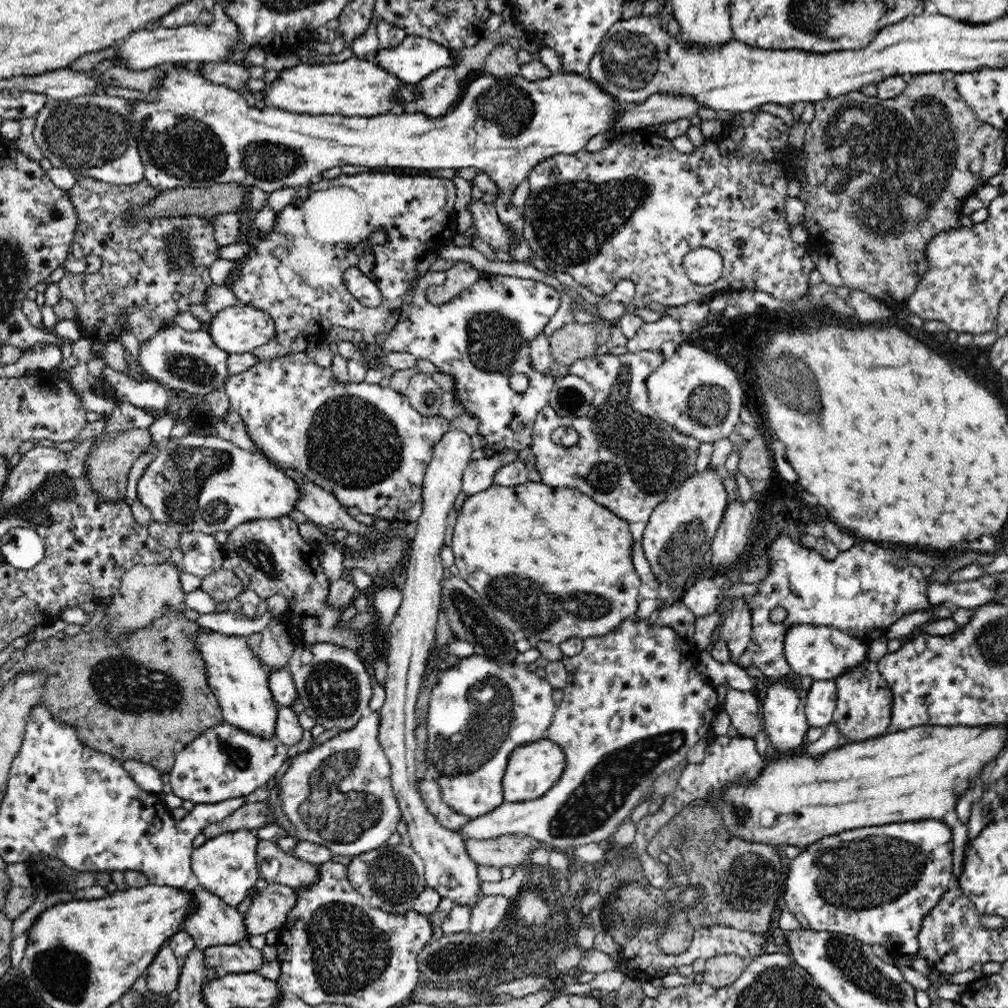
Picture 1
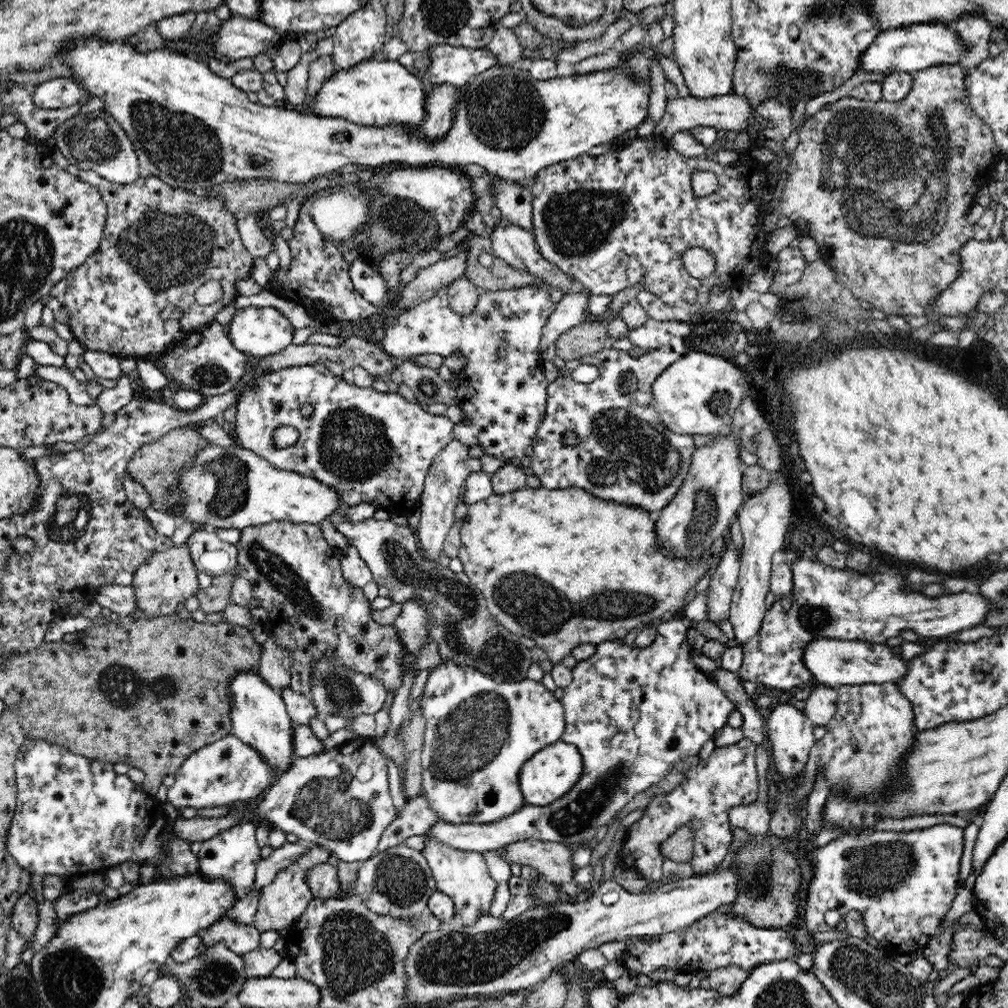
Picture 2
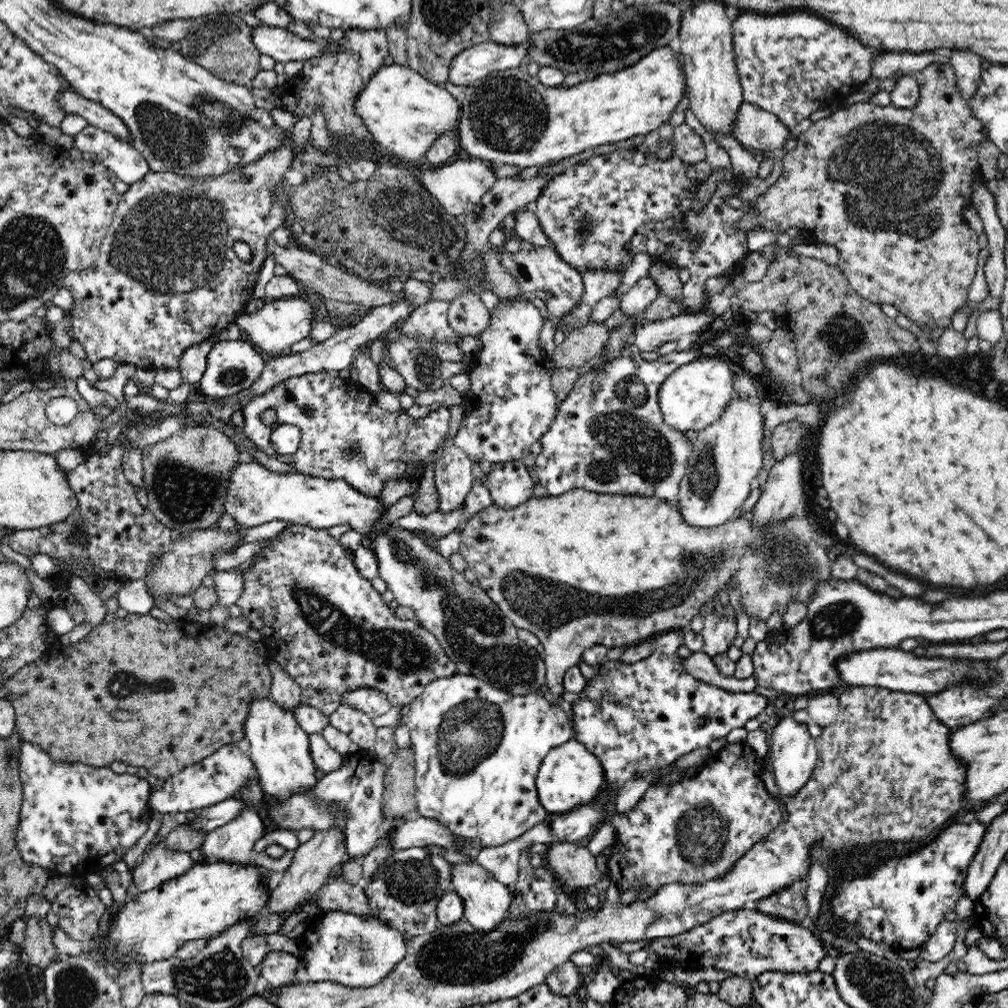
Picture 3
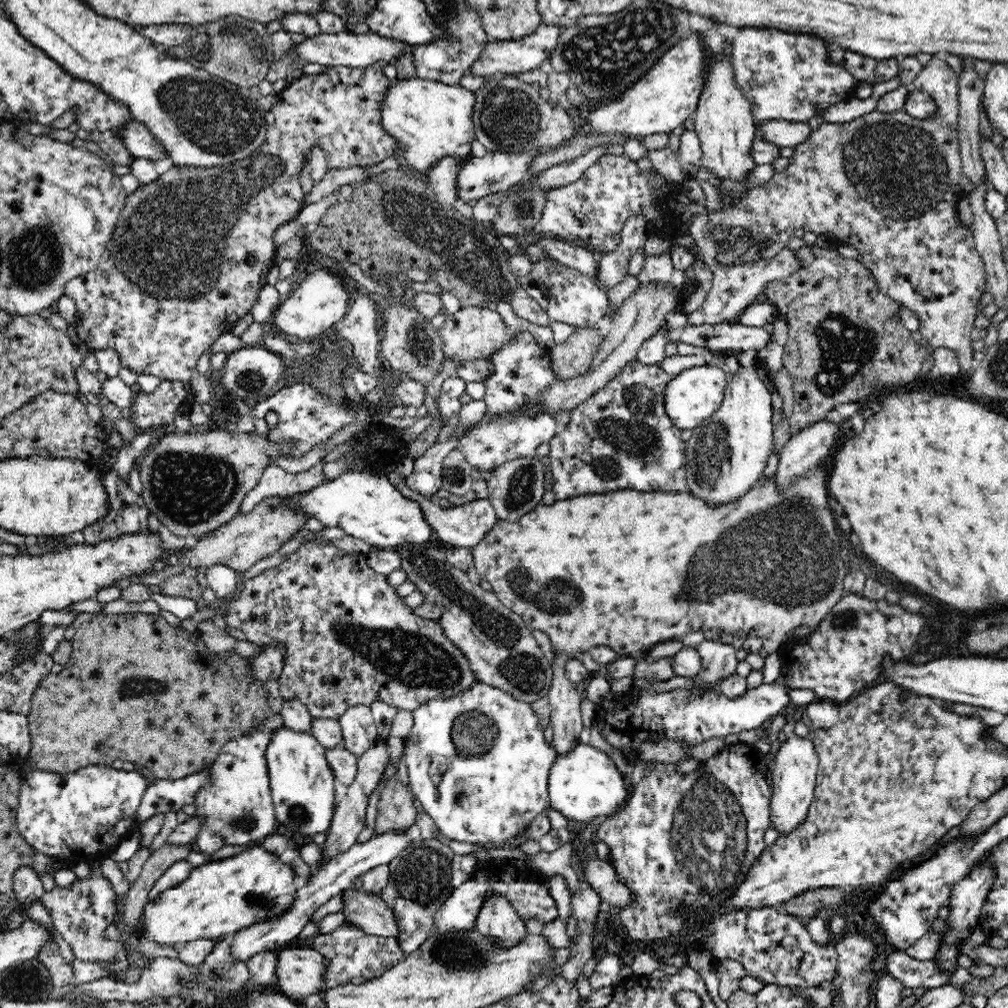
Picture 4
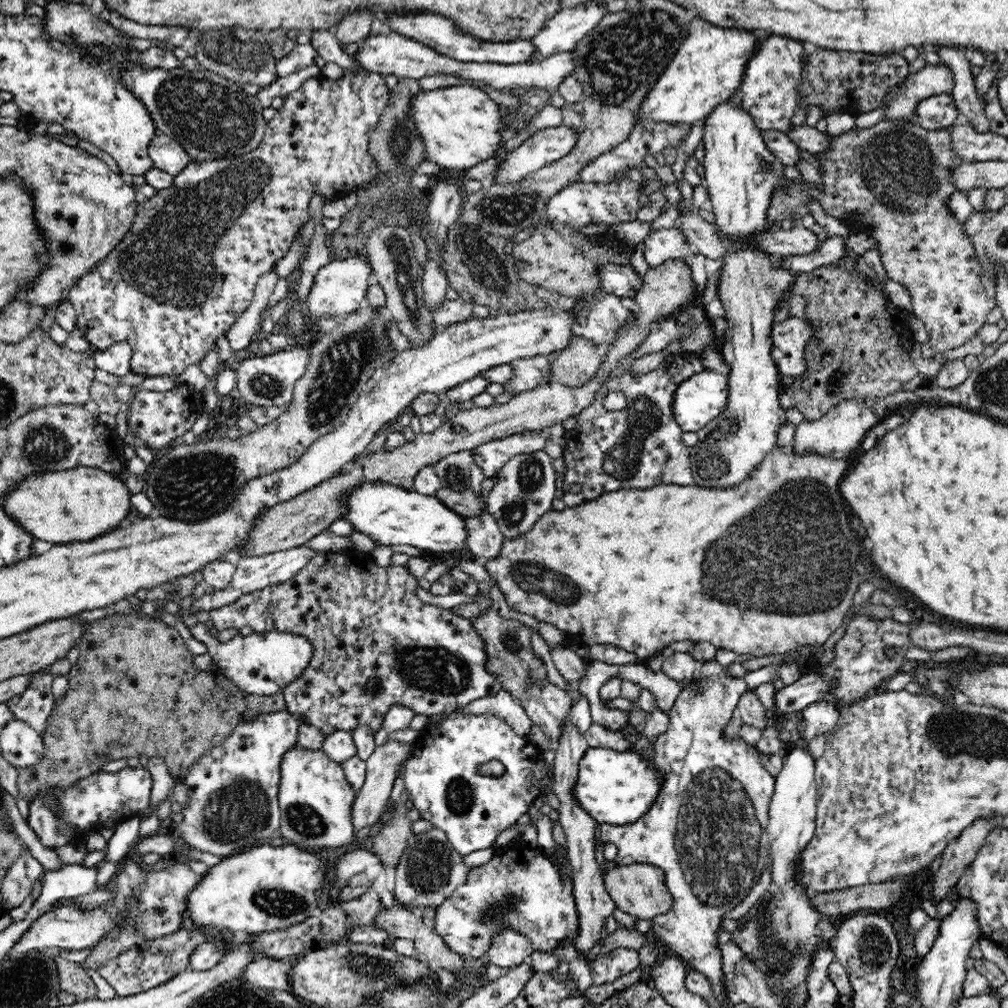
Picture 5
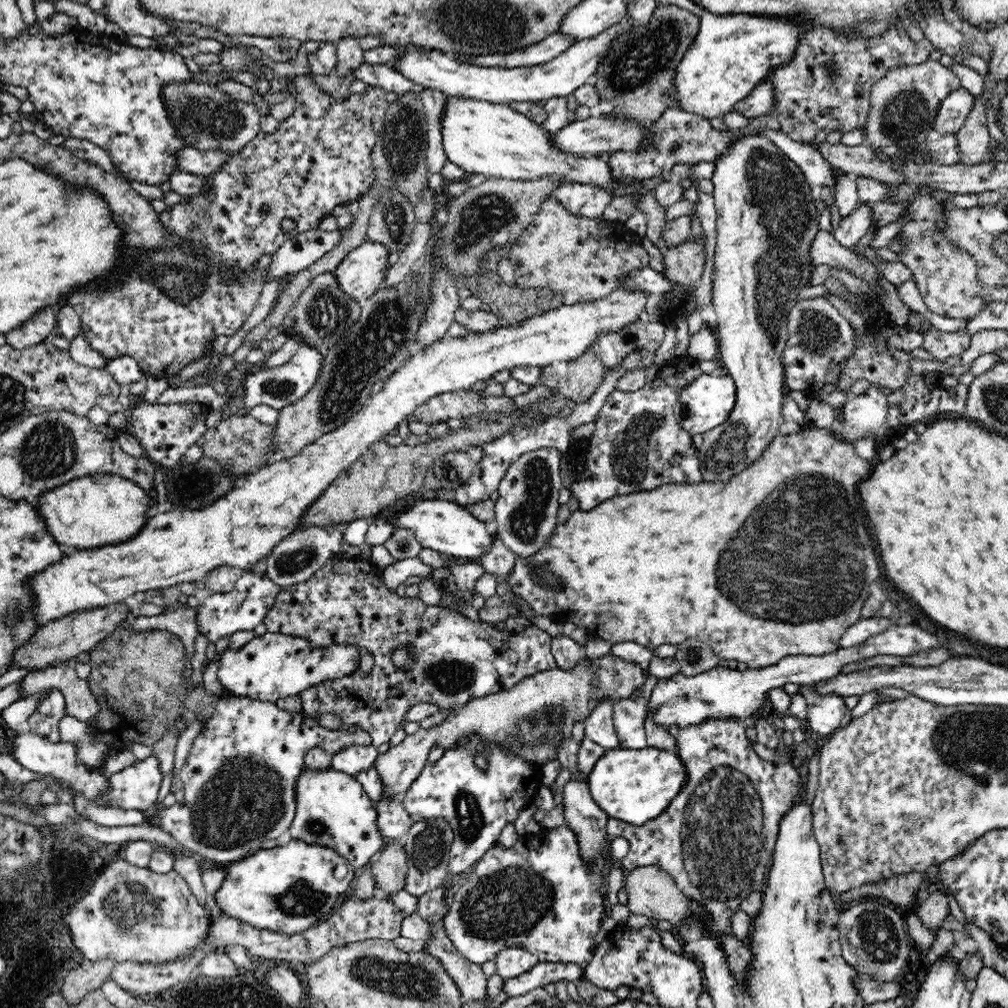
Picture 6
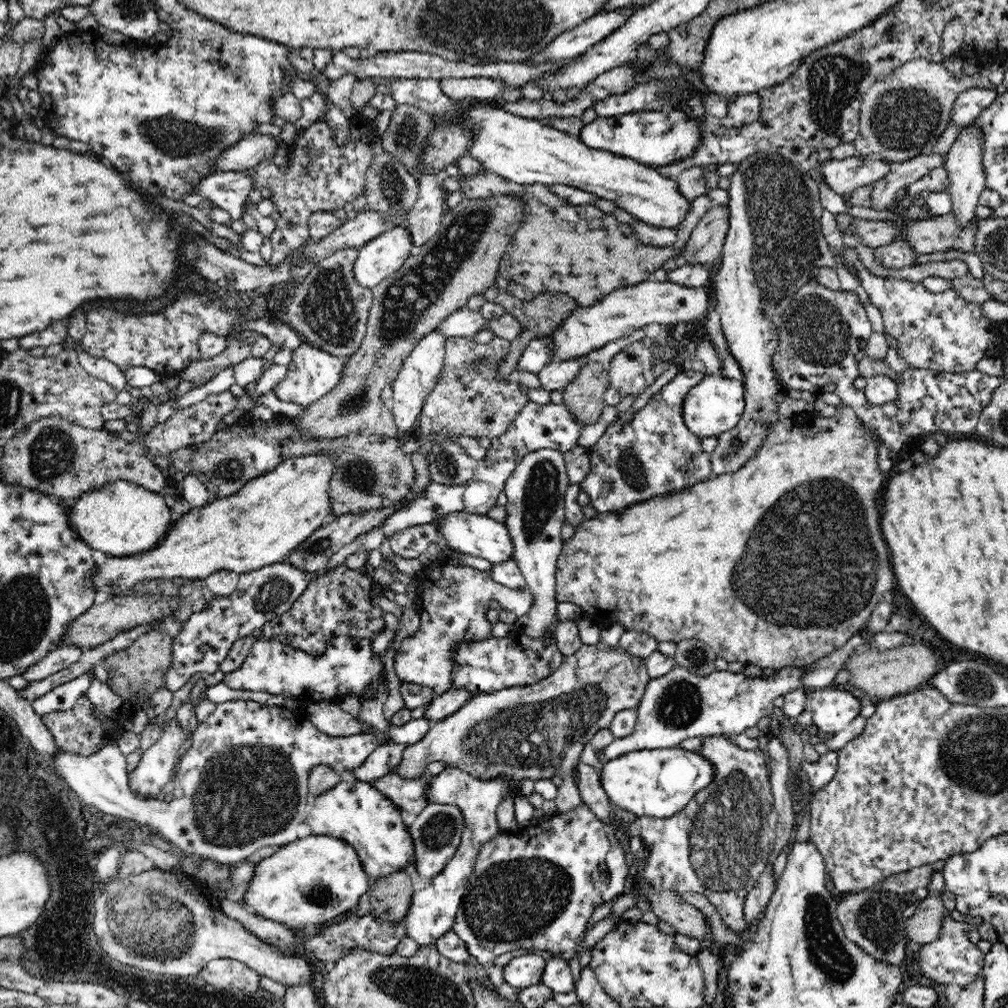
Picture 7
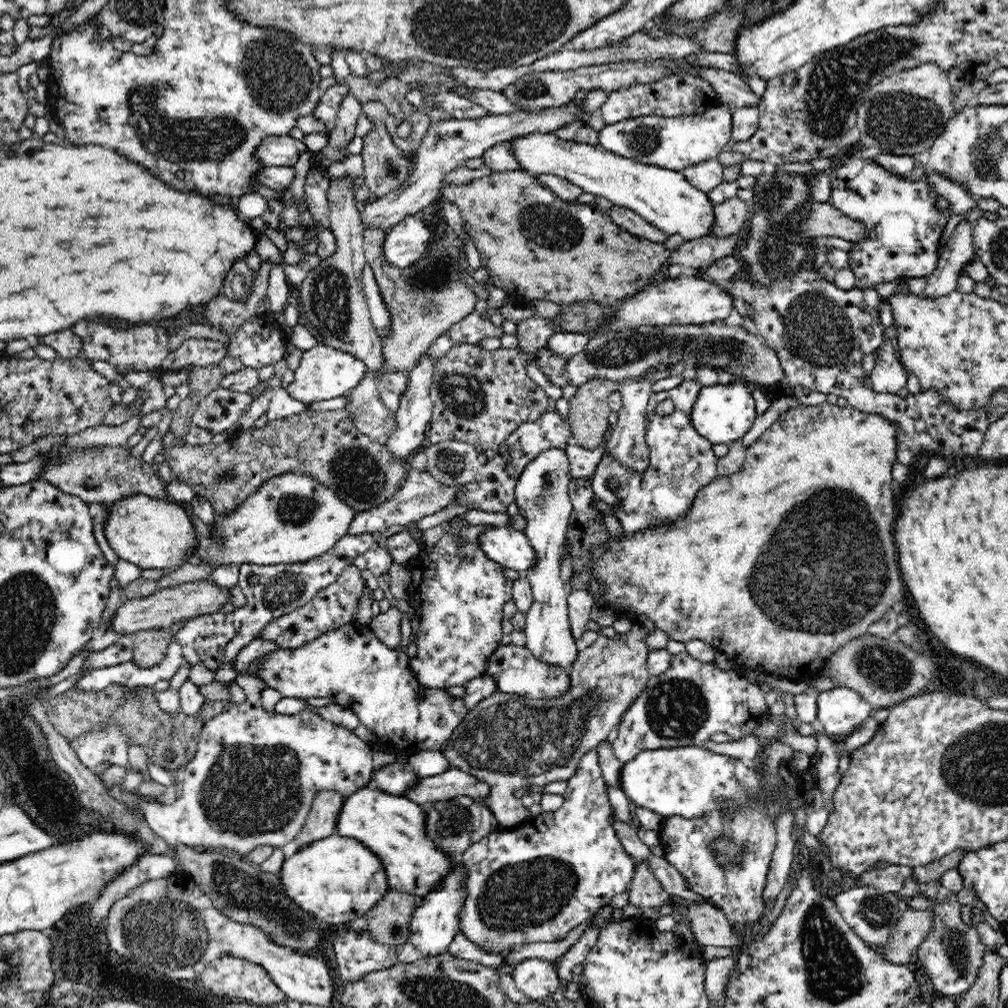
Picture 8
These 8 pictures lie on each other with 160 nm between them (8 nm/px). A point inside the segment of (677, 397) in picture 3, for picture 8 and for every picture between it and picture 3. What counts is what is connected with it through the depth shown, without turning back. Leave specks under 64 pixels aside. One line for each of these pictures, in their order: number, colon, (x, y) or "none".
4: (693, 397)
5: (703, 397)
6: (706, 403)
7: (716, 404)
8: (723, 414)

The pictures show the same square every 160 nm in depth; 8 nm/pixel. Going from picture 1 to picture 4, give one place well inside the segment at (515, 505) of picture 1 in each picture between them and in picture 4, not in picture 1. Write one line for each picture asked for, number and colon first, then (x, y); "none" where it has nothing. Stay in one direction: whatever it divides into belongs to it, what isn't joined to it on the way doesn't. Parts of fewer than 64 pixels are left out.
2: (578, 550)
3: (608, 570)
4: (626, 569)

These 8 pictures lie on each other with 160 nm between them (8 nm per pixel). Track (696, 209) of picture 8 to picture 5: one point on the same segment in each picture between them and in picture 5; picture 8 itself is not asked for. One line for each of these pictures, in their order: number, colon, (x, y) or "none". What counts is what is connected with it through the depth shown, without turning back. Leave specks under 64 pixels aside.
5: (459, 125)
6: (489, 138)
7: (523, 150)

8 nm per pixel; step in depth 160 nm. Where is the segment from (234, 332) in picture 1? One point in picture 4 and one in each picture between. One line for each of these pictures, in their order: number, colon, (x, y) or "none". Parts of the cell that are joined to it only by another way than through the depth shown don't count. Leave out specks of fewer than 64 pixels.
2: (258, 331)
3: (274, 328)
4: (320, 302)

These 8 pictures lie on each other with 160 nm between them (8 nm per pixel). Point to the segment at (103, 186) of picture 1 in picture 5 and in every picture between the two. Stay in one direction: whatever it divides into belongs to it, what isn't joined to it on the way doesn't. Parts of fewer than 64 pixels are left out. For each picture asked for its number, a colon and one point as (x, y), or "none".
2: (135, 297)
3: (167, 279)
4: (173, 278)
5: (188, 268)

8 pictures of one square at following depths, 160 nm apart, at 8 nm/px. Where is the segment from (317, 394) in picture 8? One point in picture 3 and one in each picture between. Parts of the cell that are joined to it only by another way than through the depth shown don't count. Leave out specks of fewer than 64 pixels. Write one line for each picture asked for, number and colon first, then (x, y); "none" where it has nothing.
3: (232, 366)
4: (252, 373)
5: (268, 380)
6: (277, 387)
7: (313, 372)

